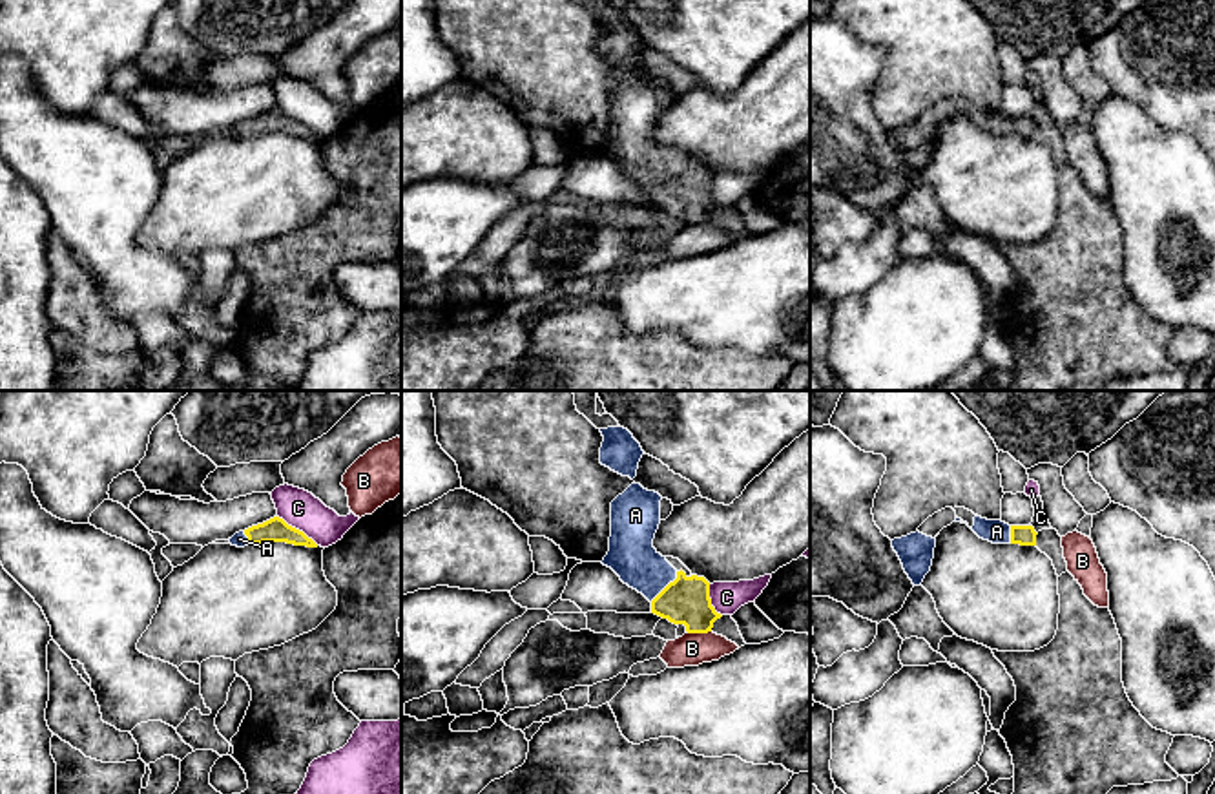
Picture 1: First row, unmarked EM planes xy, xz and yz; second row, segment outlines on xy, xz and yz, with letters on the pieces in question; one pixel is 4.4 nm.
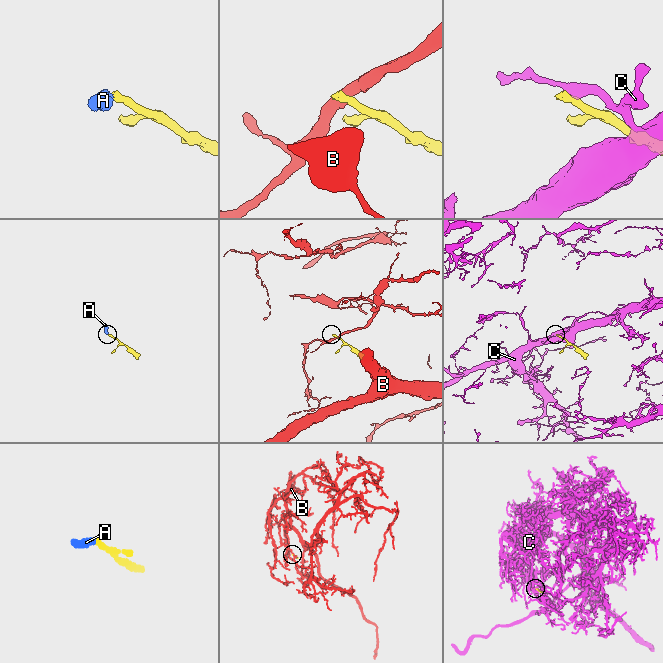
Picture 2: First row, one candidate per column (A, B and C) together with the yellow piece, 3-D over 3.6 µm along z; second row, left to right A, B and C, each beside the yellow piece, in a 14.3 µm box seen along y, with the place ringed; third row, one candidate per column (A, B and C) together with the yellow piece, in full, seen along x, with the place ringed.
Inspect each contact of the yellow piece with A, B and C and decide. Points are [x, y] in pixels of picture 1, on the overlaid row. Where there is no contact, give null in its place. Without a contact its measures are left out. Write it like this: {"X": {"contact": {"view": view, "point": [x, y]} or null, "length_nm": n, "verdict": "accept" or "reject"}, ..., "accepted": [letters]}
{"A": {"contact": {"view": "xz", "point": [666, 586]}, "length_nm": 180, "verdict": "accept"}, "B": {"contact": {"view": "xz", "point": [699, 632]}, "length_nm": 110, "verdict": "reject"}, "C": {"contact": {"view": "xy", "point": [298, 530]}, "length_nm": 220, "verdict": "reject"}, "accepted": ["A"]}

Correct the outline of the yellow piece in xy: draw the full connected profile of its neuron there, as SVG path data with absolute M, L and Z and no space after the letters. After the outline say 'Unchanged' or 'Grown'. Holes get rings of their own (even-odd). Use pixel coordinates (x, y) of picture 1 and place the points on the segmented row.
M274 517L263 524L252 526L228 538L232 546L244 548L263 542L286 542L294 546L317 548L303 531L288 526L283 518Z. Grown

